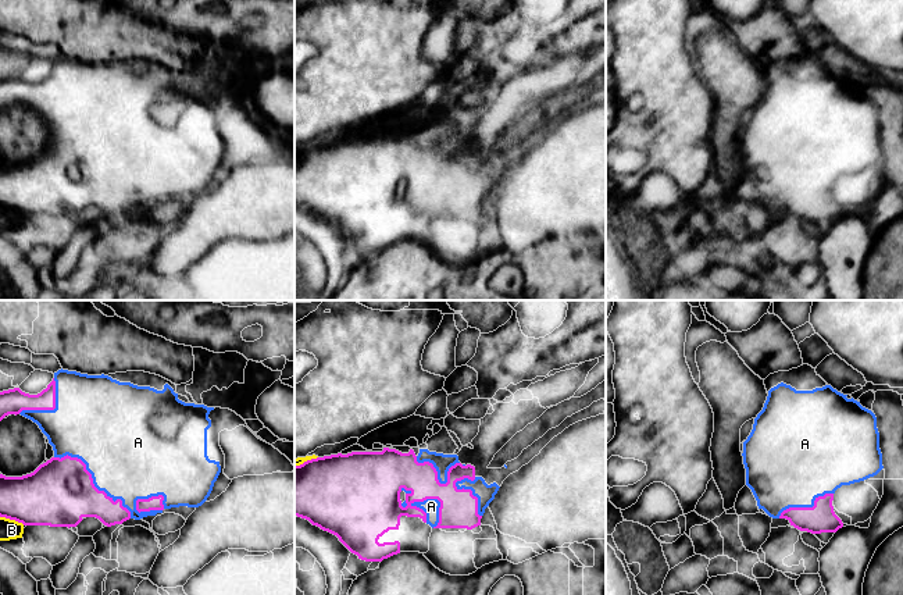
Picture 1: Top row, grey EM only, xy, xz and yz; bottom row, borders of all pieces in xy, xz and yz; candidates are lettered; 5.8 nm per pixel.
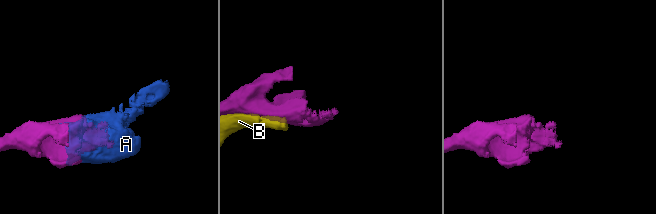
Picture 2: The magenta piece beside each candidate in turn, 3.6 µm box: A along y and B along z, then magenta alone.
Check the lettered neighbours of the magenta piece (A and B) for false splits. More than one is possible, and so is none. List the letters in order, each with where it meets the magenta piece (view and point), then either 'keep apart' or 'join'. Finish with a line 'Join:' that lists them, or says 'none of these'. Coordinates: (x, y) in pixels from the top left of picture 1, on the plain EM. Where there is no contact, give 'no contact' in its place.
A: xy (92, 170) | join
B: xy (13, 207) | keep apart
Join: A

